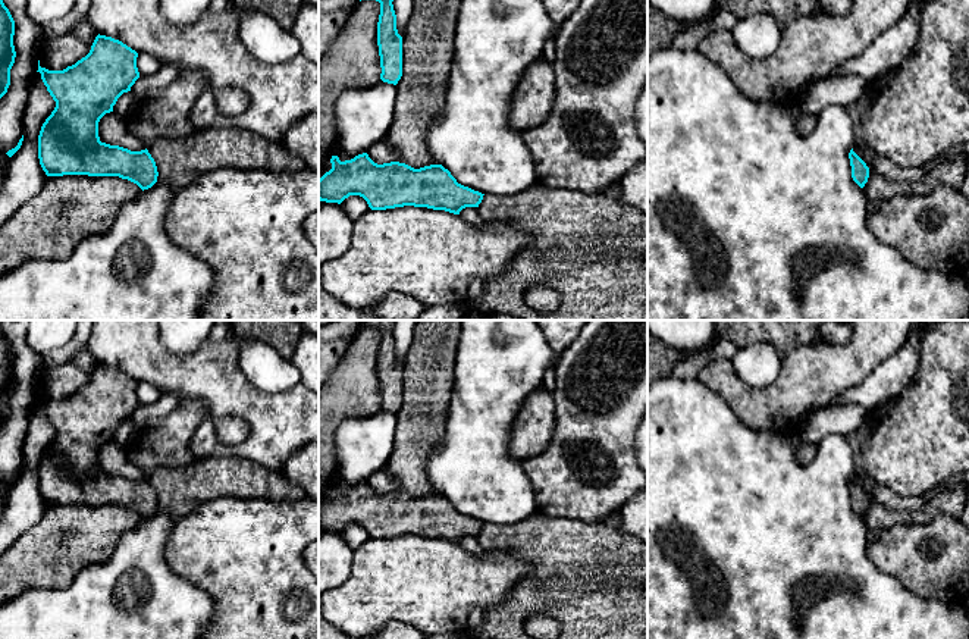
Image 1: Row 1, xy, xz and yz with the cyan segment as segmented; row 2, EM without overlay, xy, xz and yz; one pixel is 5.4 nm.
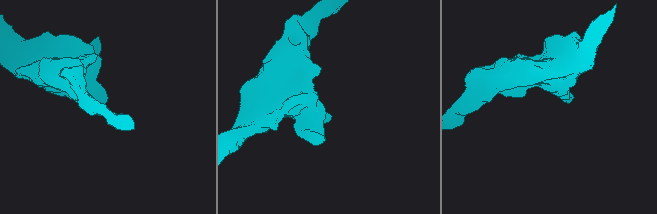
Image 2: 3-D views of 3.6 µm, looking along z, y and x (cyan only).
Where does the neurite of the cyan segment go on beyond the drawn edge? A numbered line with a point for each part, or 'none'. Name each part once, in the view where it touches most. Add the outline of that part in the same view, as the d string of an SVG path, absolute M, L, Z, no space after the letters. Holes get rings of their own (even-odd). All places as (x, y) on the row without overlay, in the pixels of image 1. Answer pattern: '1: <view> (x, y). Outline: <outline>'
none

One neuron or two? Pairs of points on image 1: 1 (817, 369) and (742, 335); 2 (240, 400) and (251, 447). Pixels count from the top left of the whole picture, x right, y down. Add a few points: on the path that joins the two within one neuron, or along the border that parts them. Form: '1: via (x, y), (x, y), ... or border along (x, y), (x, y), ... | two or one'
1: border along (811, 341), (796, 347), (783, 360) | two
2: via (251, 412), (256, 416), (256, 435) | one

